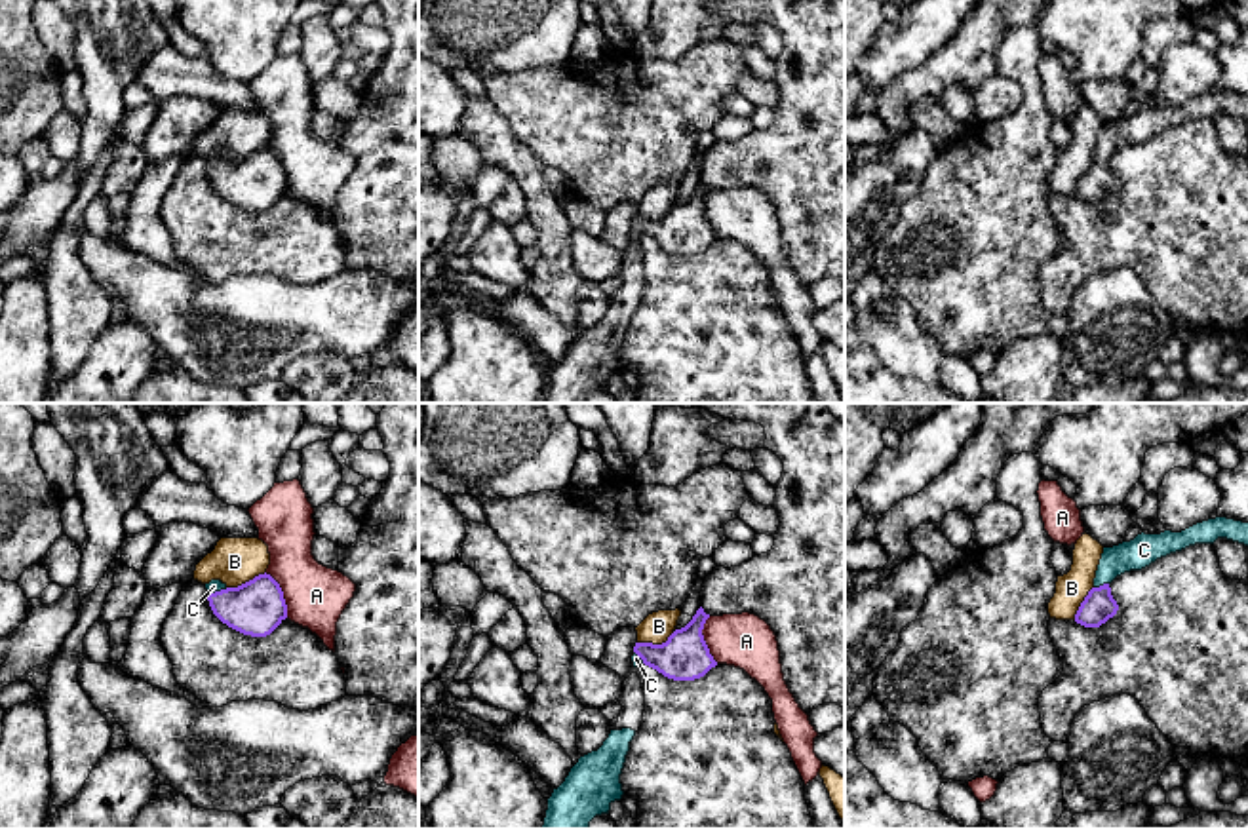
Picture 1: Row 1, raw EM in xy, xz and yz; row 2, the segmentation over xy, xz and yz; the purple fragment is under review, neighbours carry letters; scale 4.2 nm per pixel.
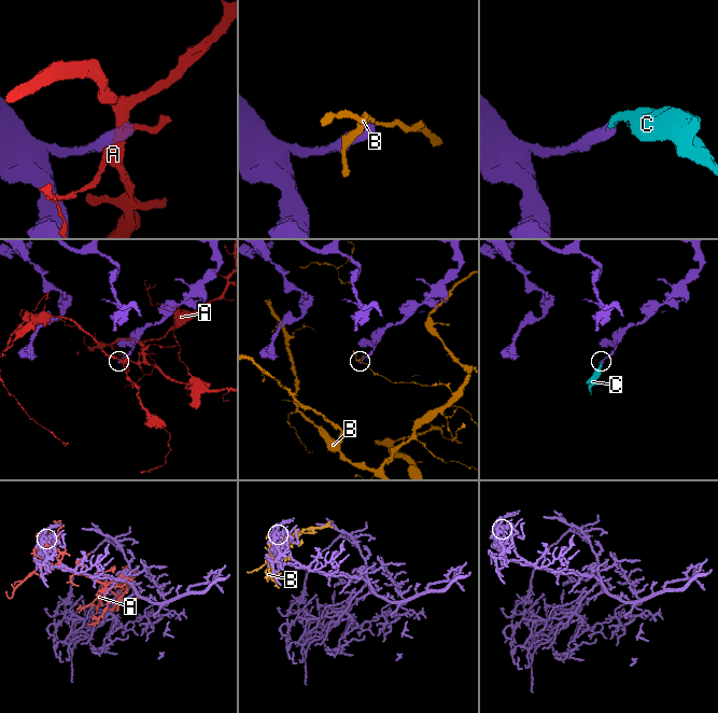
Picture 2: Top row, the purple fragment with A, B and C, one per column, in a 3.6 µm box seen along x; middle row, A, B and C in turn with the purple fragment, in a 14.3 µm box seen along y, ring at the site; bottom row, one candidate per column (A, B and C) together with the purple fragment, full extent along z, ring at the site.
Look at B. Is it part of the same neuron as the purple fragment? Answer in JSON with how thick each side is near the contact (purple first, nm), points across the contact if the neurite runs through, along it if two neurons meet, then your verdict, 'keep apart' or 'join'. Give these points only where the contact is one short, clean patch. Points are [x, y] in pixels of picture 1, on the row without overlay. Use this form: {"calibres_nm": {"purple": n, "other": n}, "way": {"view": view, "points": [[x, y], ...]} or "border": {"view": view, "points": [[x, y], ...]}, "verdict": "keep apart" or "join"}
{"calibres_nm": {"purple": 240, "other": 200}, "verdict": "keep apart"}

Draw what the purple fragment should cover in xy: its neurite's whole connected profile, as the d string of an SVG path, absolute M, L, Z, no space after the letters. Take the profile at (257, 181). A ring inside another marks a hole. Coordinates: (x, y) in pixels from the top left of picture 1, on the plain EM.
M266 146L238 162L211 154L205 164L213 188L244 209L266 211L287 192L283 165Z

